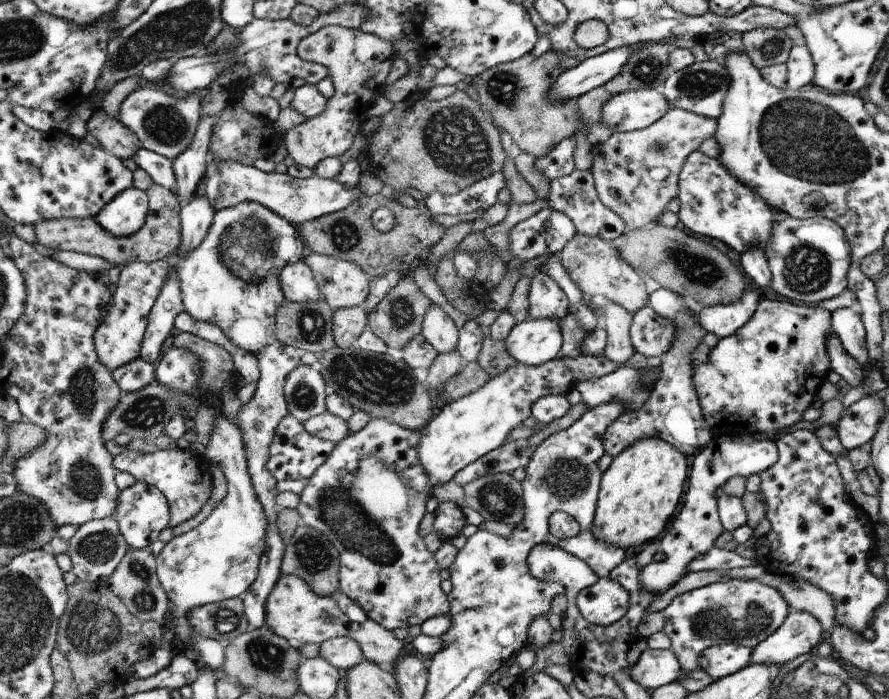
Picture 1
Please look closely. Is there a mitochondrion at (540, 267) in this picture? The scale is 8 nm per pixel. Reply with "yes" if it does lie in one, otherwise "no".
no

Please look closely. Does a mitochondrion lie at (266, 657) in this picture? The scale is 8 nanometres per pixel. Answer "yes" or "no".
yes

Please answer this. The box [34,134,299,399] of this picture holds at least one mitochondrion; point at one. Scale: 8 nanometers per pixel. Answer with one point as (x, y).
(247, 249)

